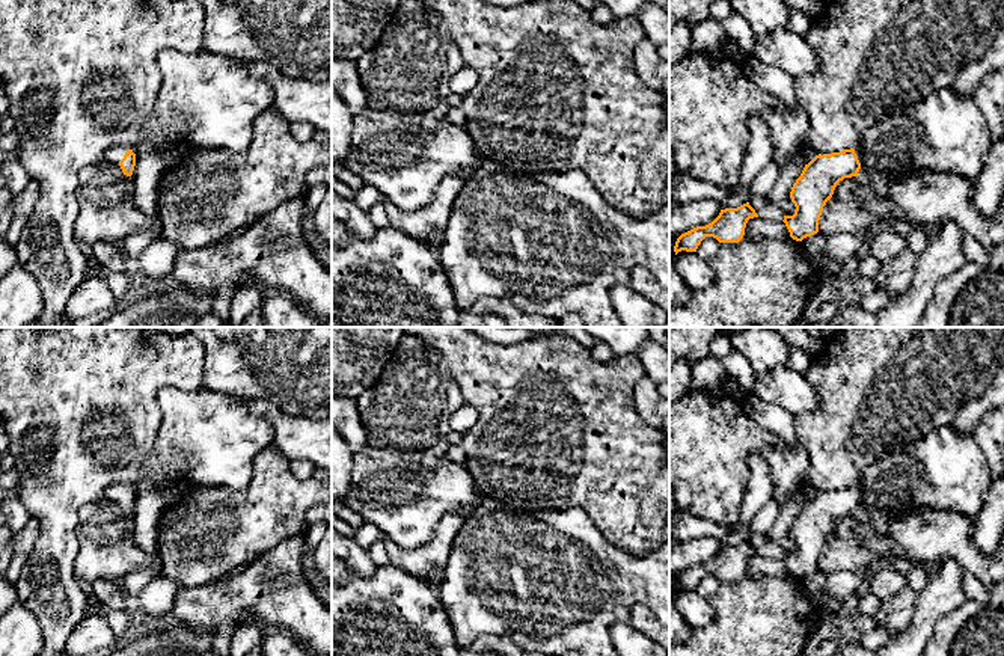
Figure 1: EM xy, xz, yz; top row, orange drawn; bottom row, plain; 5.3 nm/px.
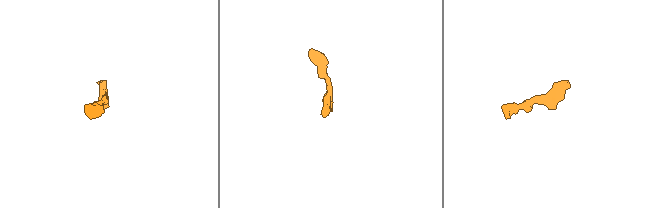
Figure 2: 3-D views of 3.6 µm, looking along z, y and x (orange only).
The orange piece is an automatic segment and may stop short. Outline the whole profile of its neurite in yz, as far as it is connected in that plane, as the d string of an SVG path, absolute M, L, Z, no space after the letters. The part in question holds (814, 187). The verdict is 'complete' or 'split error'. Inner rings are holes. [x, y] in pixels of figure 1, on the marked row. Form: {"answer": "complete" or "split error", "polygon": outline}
{"answer": "split error", "polygon": "M859 146L832 154L819 154L805 164L800 176L791 187L790 198L796 210L784 216L790 237L802 241L819 232L819 220L826 202L844 178L856 176L862 164Z"}

